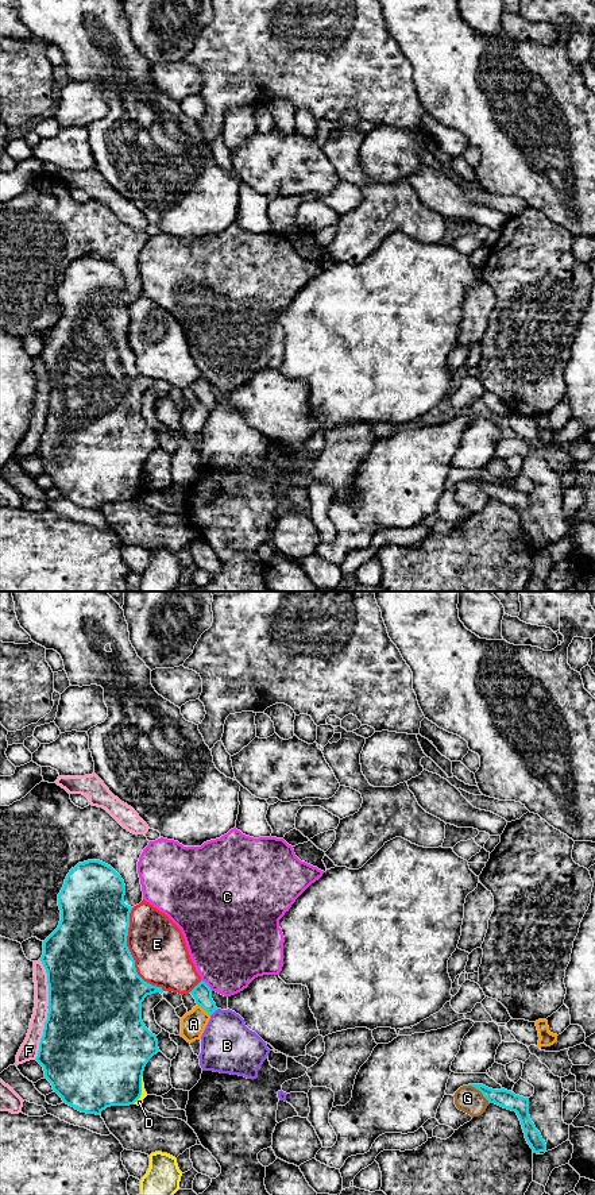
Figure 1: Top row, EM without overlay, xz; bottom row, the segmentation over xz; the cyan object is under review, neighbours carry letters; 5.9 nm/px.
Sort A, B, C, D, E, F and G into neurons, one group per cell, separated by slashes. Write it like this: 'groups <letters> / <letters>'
groups A / B / C / D / E / F / G

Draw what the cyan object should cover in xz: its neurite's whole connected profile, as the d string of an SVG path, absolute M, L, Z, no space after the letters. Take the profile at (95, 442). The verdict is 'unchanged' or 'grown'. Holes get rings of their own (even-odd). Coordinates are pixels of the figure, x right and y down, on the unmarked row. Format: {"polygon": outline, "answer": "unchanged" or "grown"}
{"polygon": "M100 255L78 258L58 289L59 320L43 336L40 356L47 369L49 408L35 455L63 498L86 509L100 510L111 501L134 500L142 490L144 462L159 447L157 431L142 416L142 397L163 385L144 377L136 367L127 342L132 302L124 298L124 290L124 275L111 261Z", "answer": "unchanged"}

